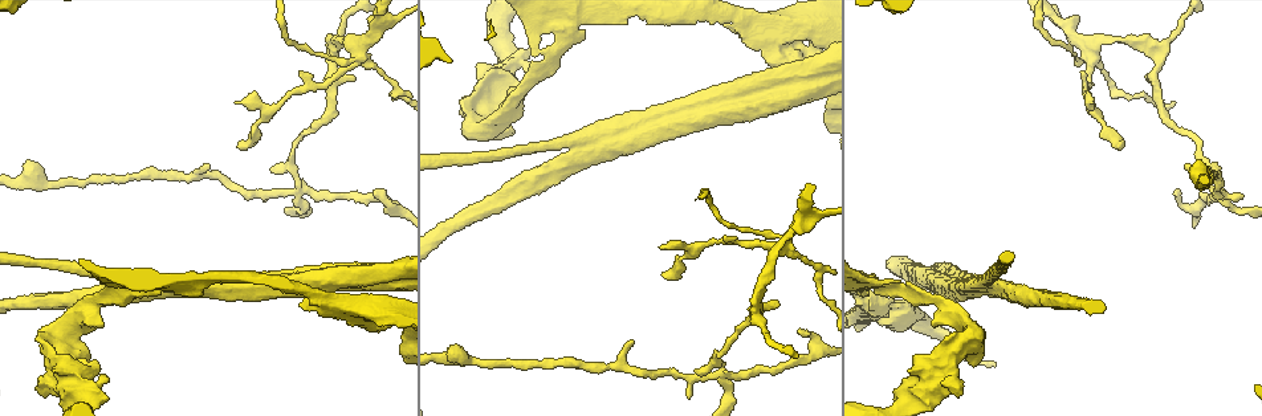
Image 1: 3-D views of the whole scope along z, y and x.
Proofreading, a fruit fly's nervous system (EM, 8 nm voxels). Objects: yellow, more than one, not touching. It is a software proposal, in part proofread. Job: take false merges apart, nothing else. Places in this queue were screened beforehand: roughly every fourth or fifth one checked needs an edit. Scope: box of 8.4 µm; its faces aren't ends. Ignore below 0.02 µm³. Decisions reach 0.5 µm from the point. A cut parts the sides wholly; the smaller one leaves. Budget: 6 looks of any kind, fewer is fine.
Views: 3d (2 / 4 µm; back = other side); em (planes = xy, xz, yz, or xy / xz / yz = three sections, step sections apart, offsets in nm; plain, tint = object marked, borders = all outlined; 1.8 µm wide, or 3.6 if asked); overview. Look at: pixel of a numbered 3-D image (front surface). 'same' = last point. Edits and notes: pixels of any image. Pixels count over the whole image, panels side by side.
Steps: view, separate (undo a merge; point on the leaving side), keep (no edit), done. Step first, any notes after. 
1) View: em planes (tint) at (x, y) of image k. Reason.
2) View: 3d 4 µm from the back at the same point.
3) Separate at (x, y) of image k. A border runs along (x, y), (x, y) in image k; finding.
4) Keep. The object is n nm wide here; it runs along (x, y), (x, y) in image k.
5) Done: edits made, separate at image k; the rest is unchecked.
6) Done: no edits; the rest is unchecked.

View: em planes (tint) at (502, 72) of image 1.

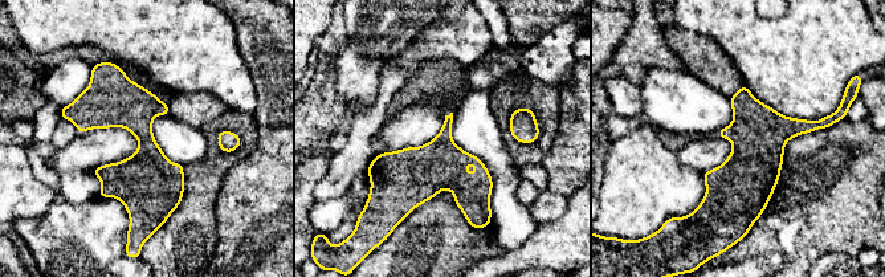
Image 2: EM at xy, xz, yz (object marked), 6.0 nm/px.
Keep. One neuron here.

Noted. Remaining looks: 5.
View: em planes (tint) at (336, 308) of image 1. Thick turns thin.

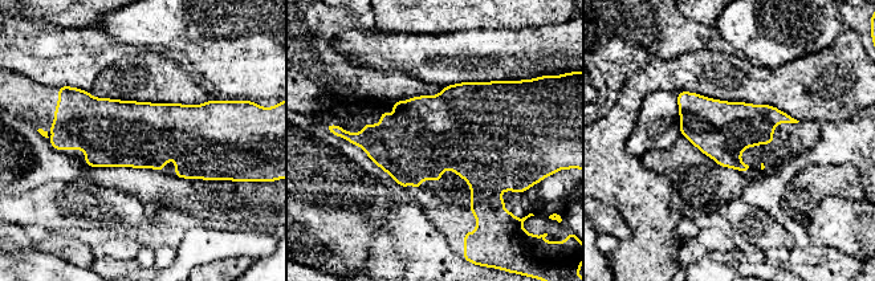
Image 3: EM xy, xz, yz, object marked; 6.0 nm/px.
Keep. One neuron here.

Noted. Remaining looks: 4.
View: 3d 4 µm from the back at (464, 357) of image 1. Sudden change in width.

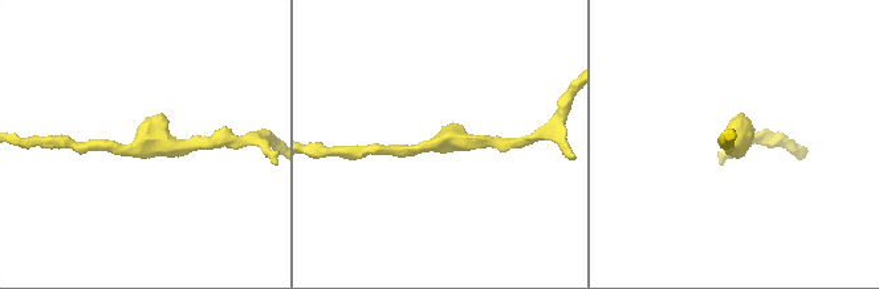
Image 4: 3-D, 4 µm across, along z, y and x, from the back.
View: em yz step 16 (tint) at (139, 145) of image 4. Need the tissue.

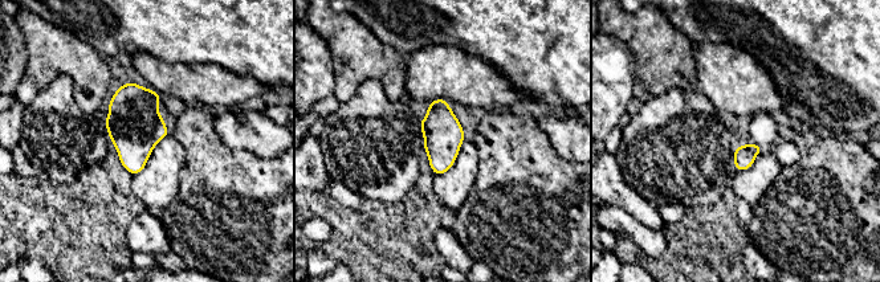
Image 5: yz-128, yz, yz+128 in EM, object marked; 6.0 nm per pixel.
View: em planes (tint) at the same point.

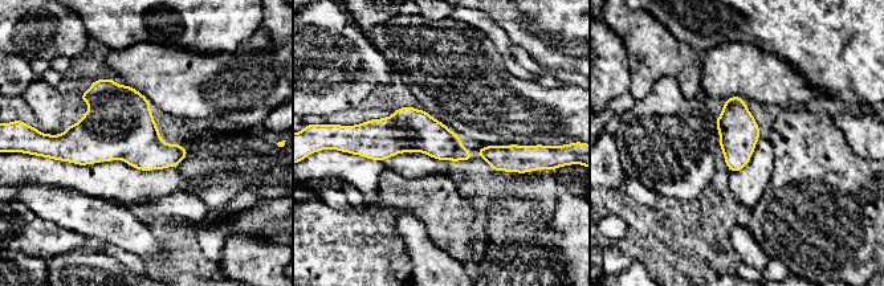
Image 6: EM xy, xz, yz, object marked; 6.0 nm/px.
Keep. All the same neuron.

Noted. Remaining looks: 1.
Done: no edits; the rest is unchecked.

